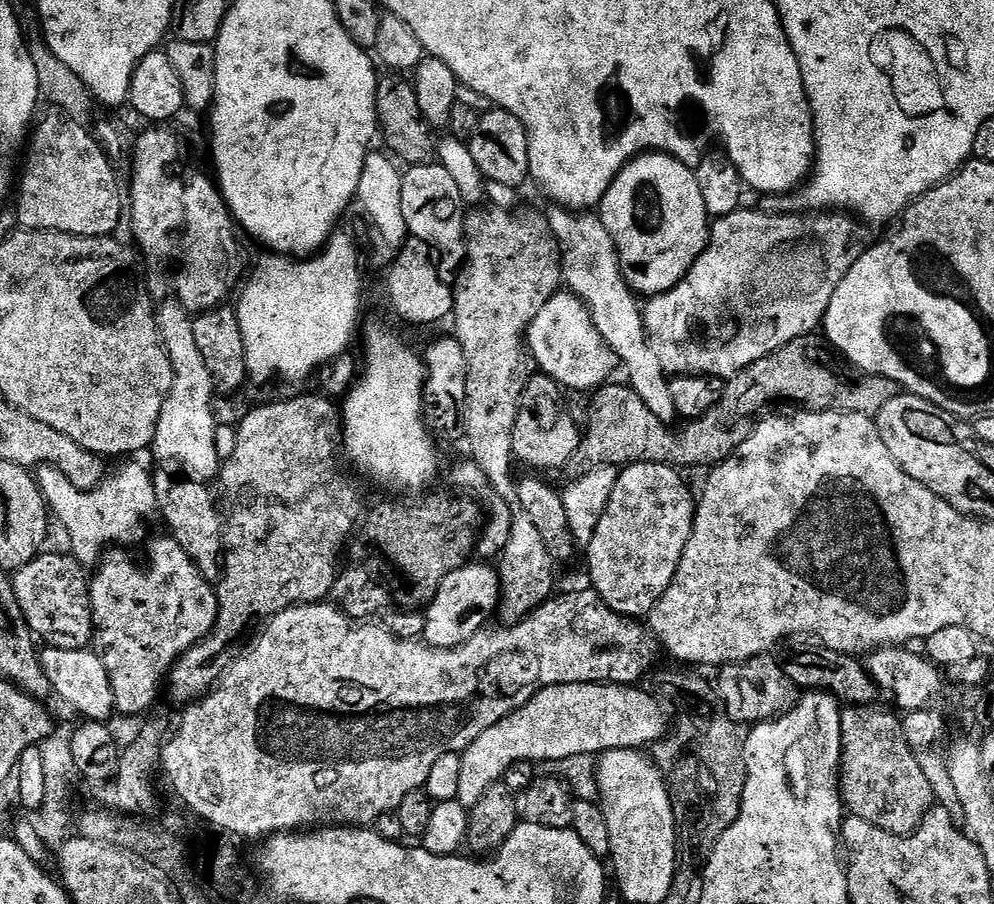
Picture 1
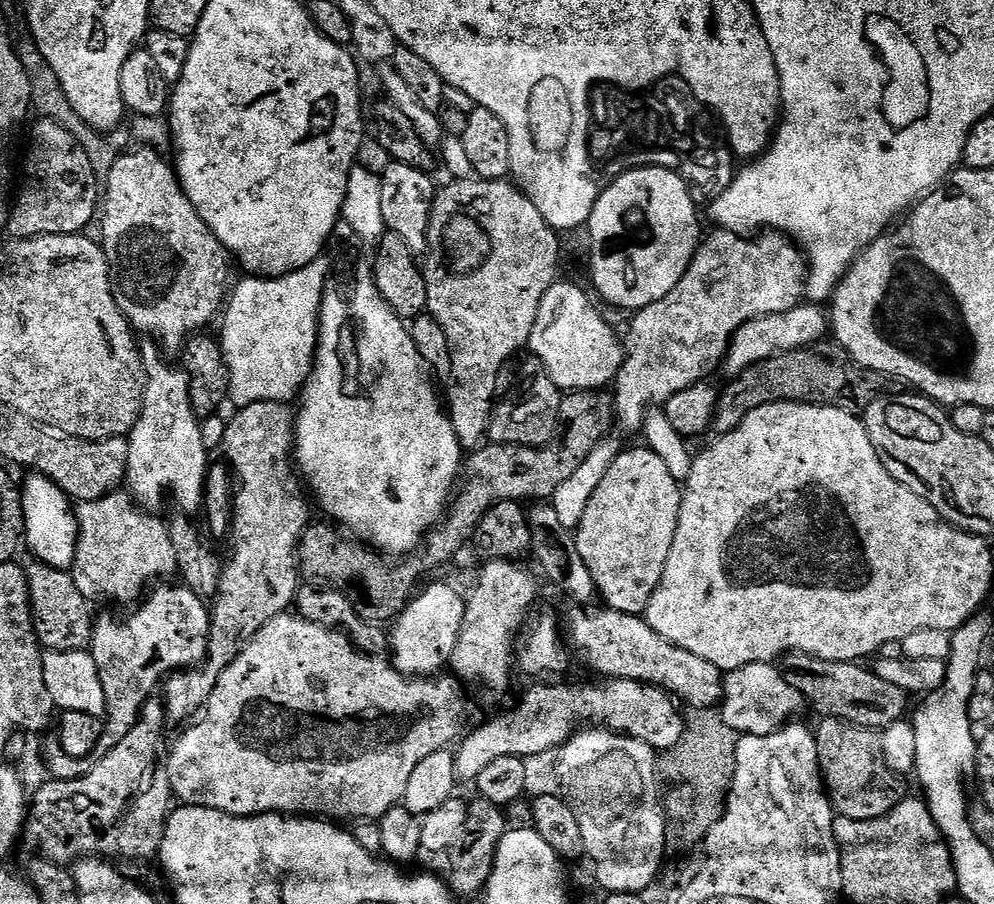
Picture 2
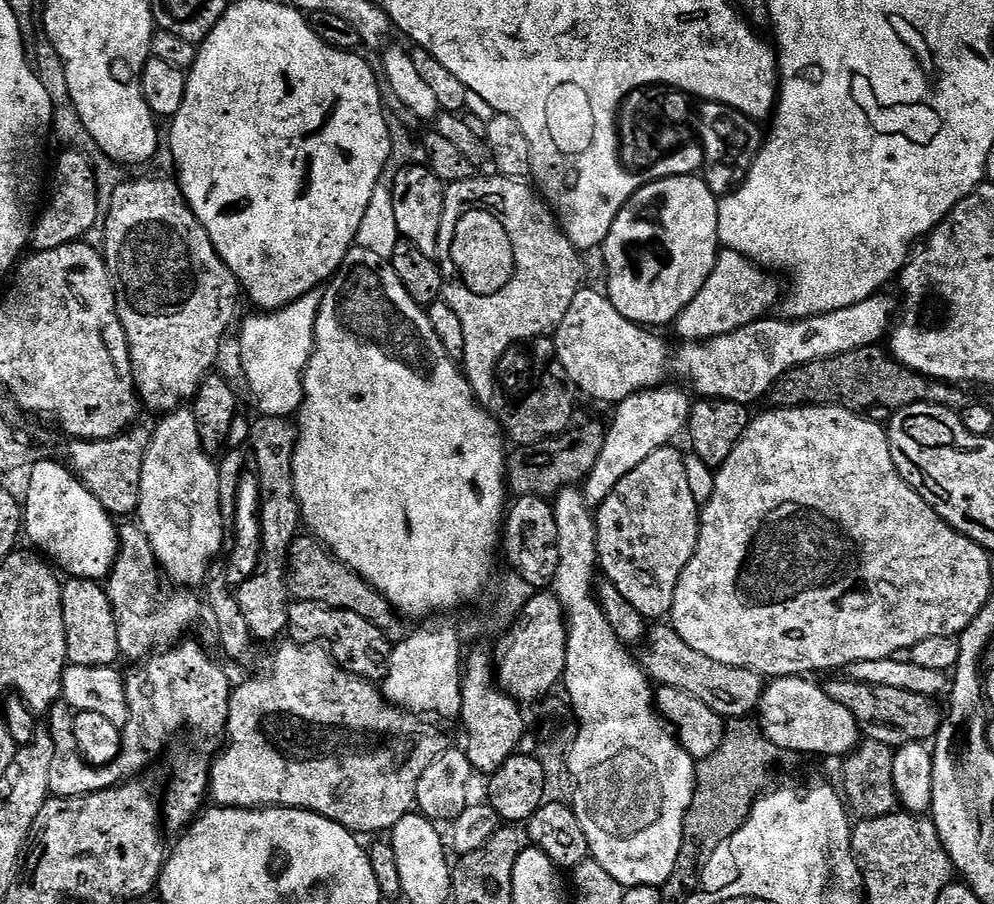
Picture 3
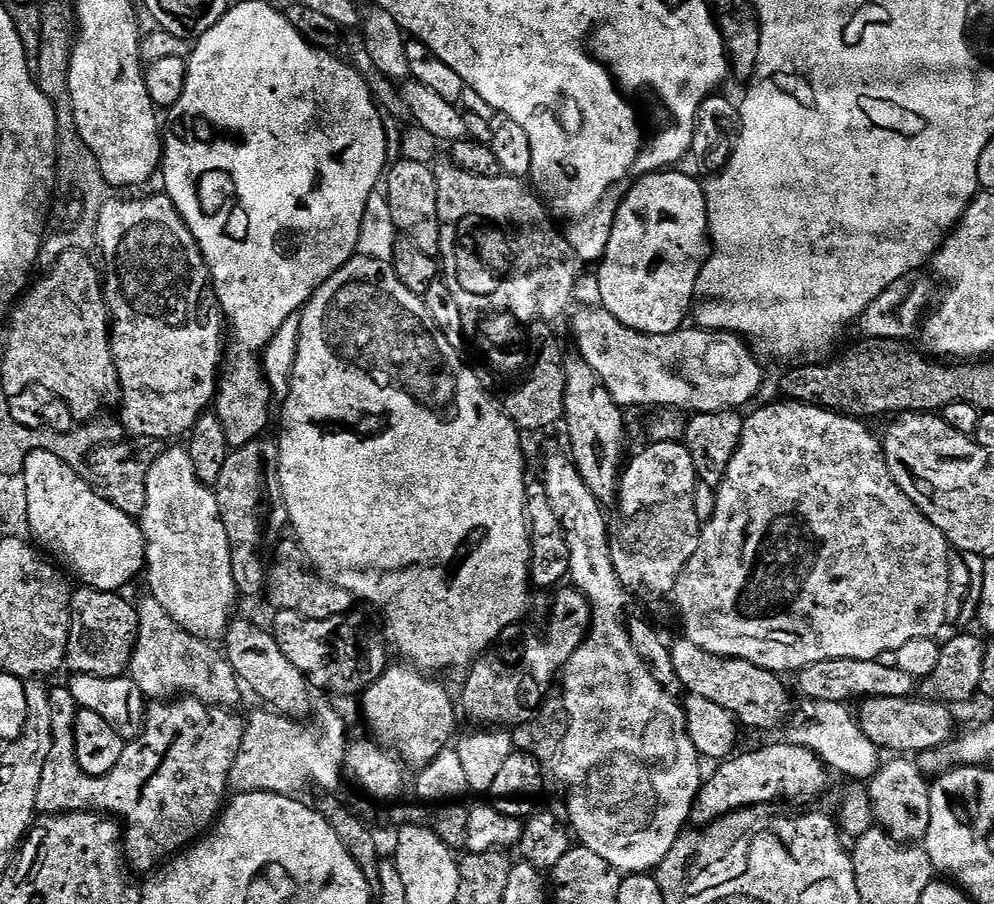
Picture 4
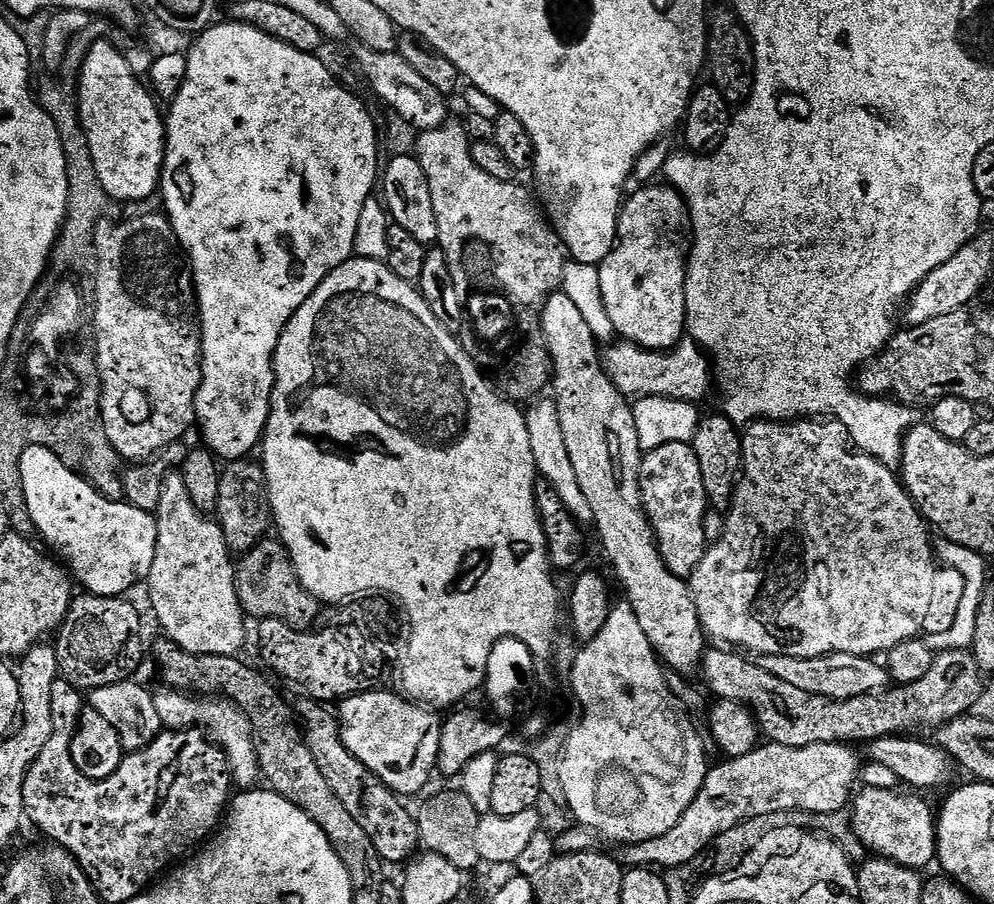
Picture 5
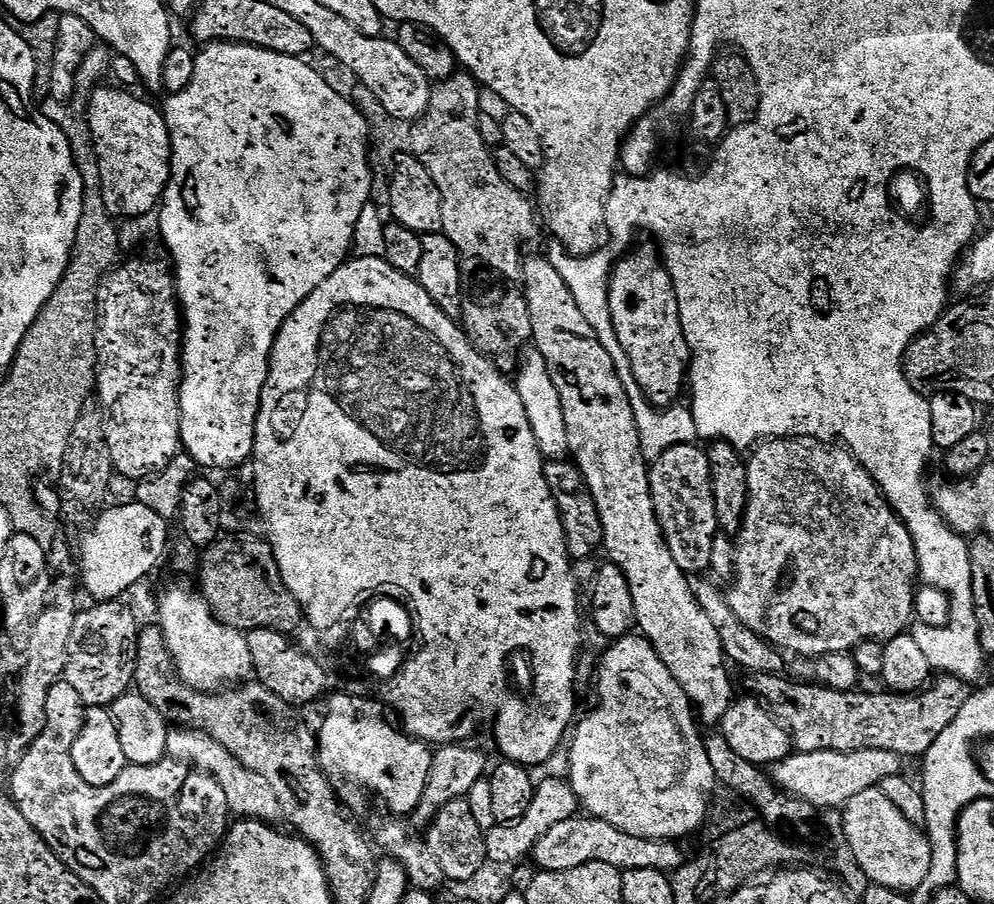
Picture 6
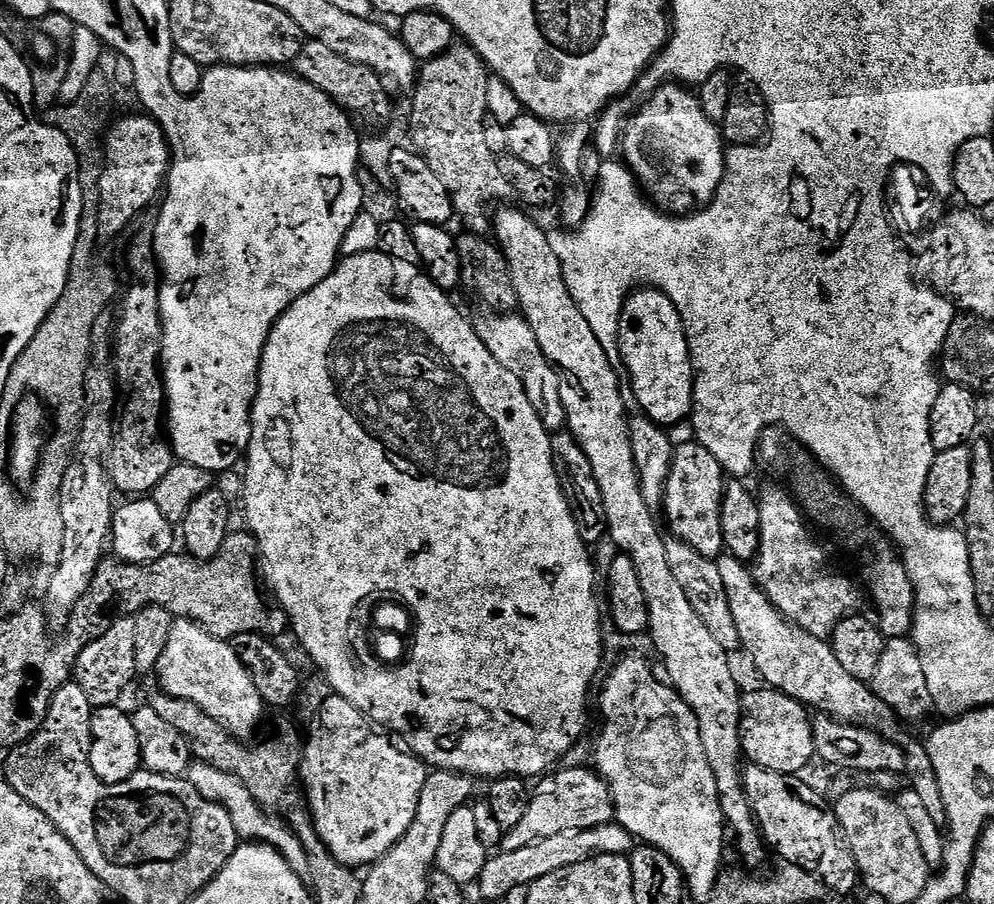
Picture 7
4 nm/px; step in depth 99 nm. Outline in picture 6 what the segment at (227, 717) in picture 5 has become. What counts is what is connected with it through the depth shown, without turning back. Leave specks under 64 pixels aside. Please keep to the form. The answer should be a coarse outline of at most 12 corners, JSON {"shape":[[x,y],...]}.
{"shape":[[173,727],[168,756],[213,776],[233,817],[276,822],[278,794],[222,742]]}

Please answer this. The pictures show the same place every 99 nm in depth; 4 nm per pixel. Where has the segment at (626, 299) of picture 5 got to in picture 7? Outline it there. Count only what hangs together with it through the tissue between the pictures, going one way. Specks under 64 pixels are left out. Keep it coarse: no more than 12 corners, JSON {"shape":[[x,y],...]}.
{"shape":[[632,292],[620,357],[639,411],[661,426],[691,417],[695,374],[665,292]]}

